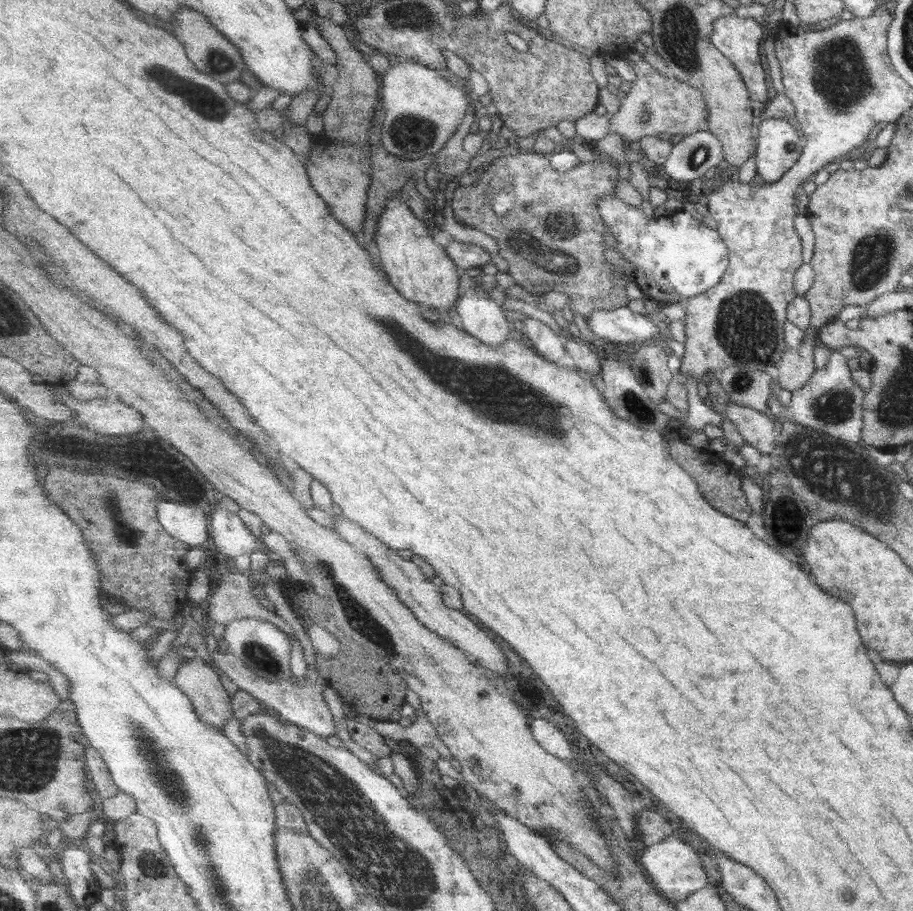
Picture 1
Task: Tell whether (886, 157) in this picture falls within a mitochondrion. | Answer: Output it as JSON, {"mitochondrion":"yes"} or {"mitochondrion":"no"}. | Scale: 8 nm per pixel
{"mitochondrion":"no"}

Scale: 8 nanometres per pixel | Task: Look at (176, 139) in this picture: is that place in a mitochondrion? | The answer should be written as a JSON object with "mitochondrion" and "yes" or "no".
{"mitochondrion":"no"}

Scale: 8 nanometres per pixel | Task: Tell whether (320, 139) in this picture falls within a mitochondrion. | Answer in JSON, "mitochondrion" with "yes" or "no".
{"mitochondrion":"no"}

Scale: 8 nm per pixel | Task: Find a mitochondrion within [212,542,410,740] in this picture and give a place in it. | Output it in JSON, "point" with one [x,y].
{"point":[267,664]}

